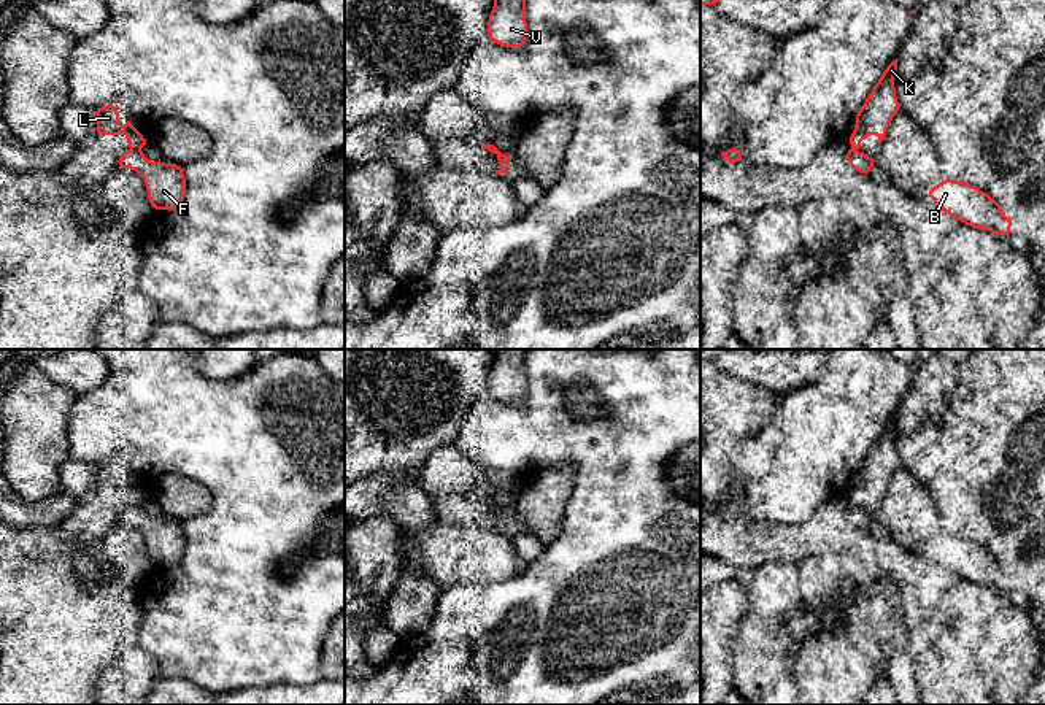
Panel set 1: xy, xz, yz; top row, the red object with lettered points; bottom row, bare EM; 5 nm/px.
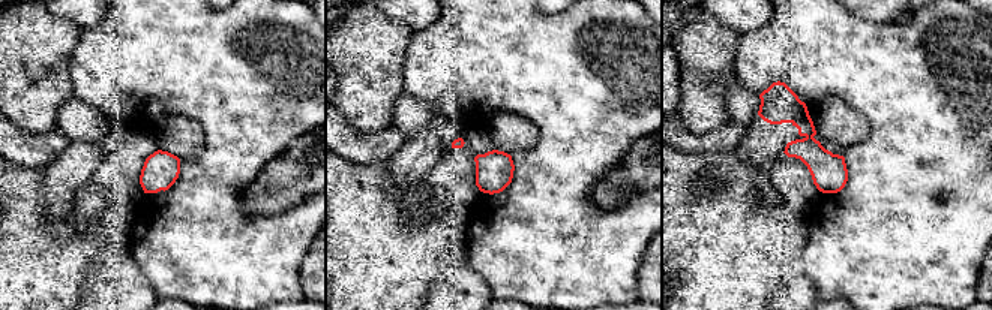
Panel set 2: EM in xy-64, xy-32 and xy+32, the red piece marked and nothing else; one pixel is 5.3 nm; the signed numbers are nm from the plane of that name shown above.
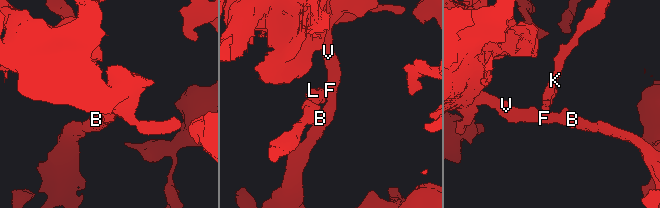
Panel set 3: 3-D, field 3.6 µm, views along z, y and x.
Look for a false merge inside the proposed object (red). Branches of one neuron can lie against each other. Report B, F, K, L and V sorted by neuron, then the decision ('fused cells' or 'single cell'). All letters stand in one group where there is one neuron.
B F V / K L; fused cells

